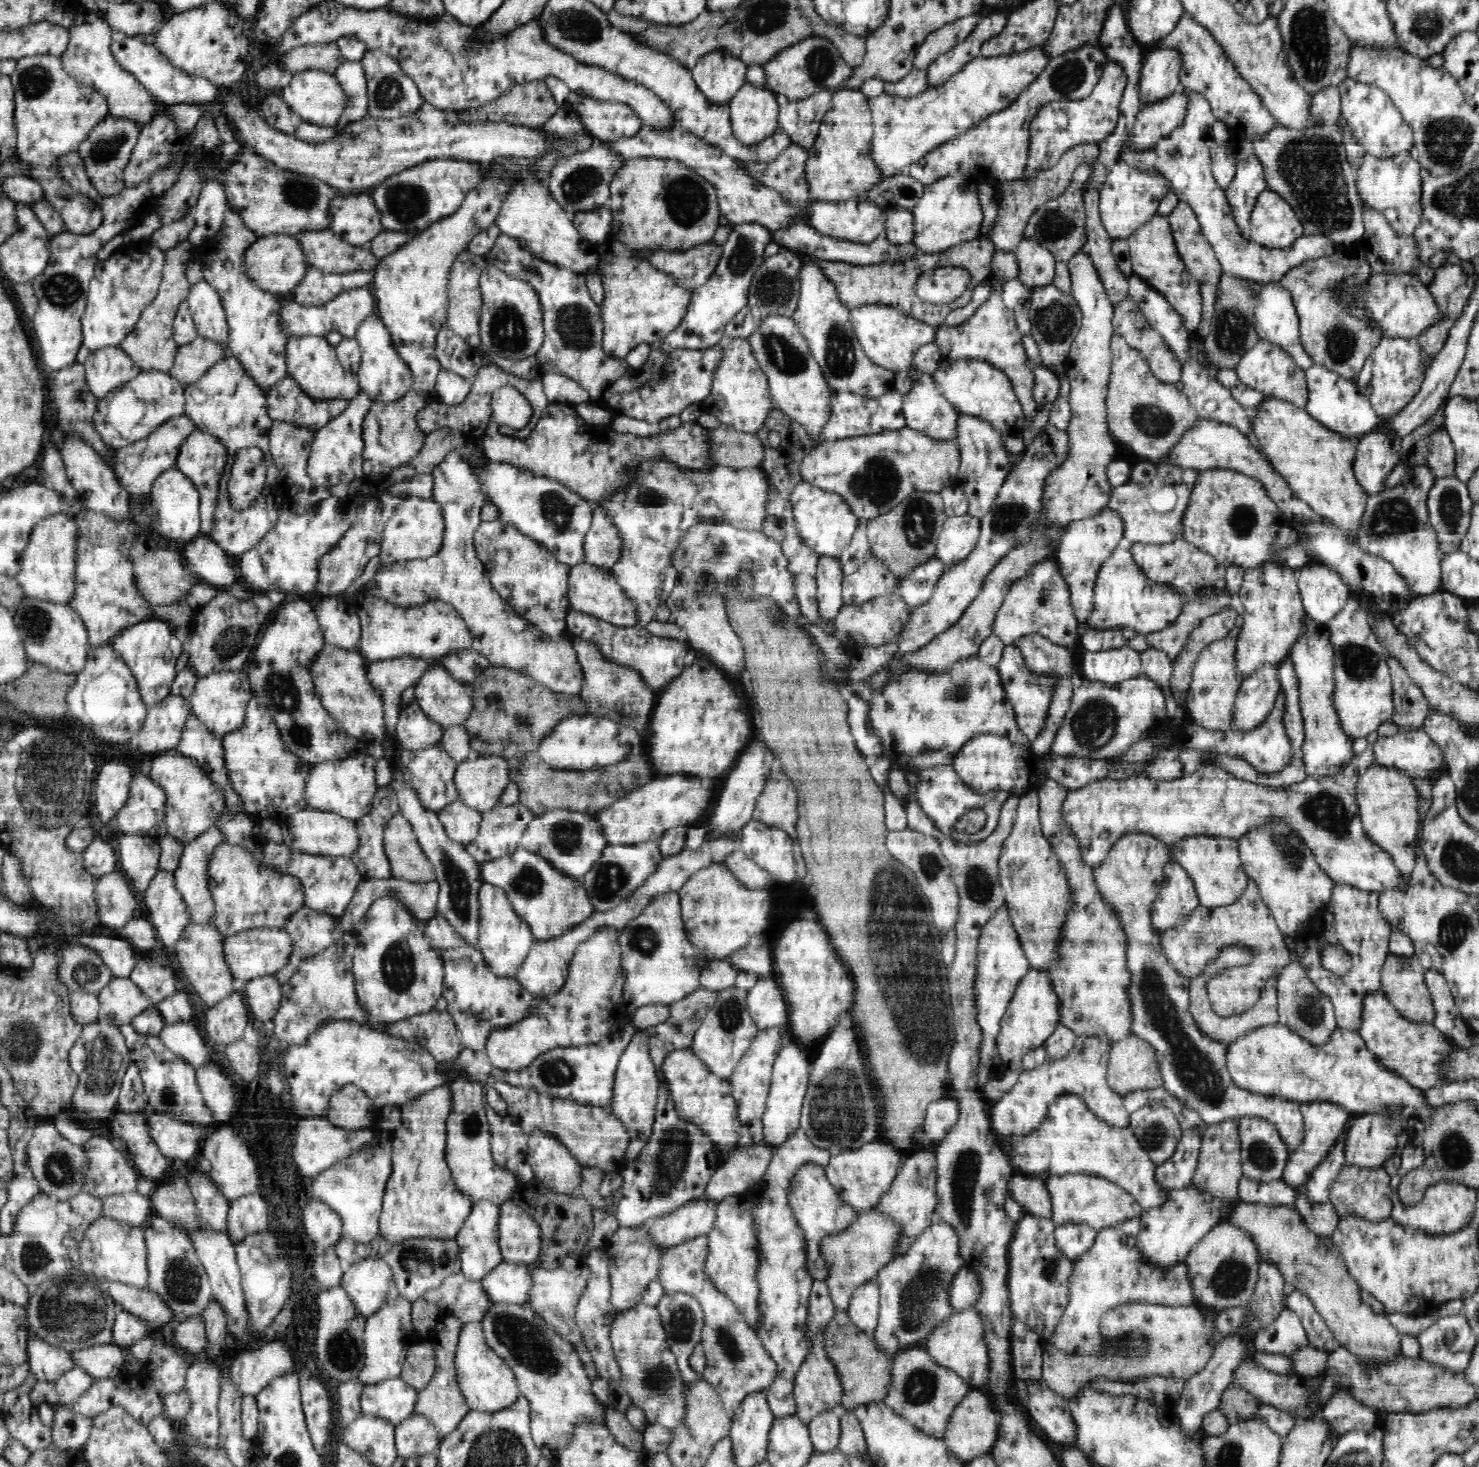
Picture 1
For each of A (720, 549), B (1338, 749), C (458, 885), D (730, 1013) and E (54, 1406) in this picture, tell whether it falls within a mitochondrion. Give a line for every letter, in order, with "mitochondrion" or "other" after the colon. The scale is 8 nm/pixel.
A: mitochondrion
B: other
C: mitochondrion
D: mitochondrion
E: other

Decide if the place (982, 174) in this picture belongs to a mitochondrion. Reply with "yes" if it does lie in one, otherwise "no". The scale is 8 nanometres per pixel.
no

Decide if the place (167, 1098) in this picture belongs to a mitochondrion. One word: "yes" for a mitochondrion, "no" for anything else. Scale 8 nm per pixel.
yes

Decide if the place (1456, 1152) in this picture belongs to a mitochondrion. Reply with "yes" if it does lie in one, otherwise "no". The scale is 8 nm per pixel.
yes

